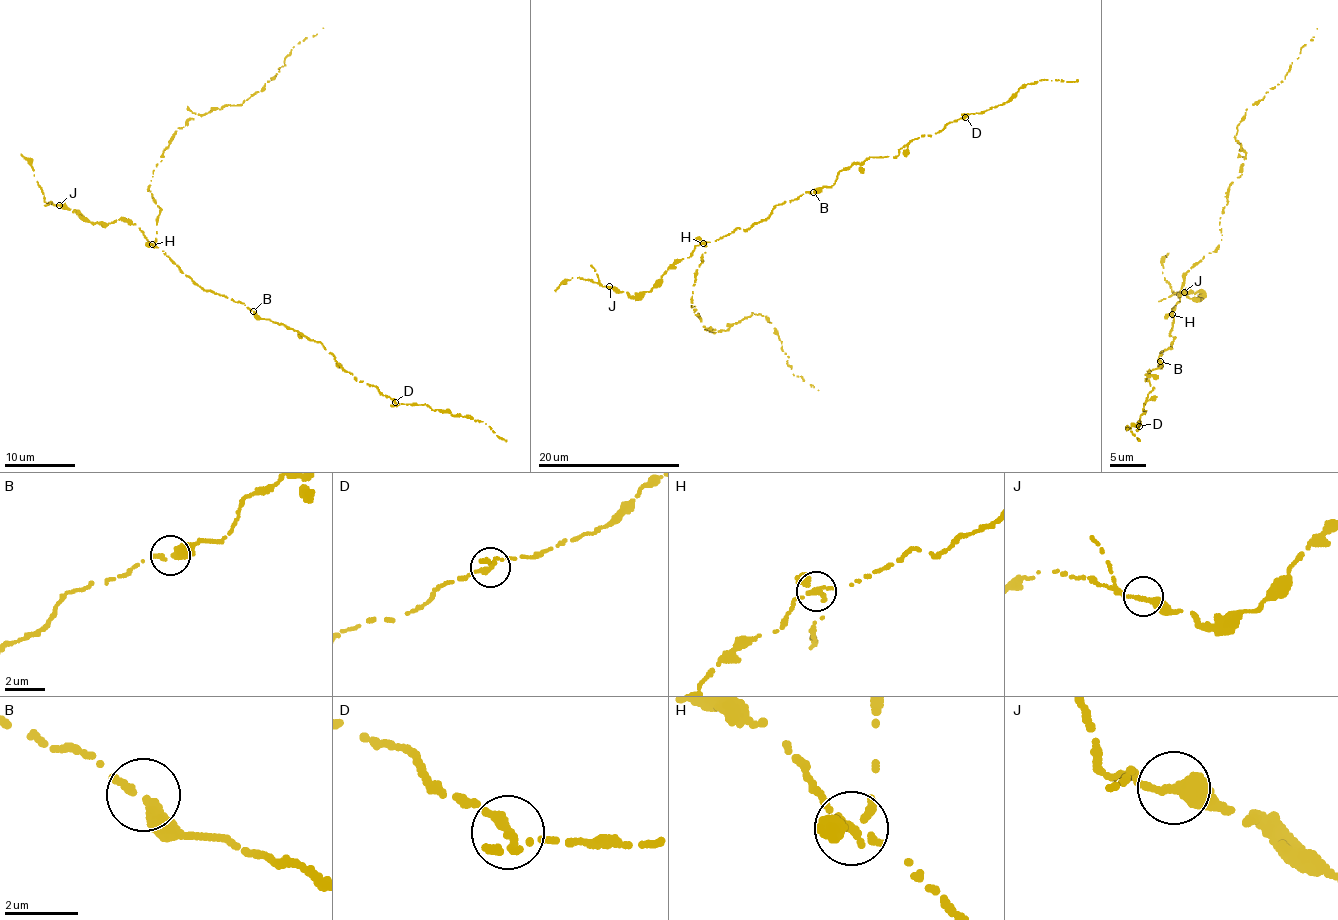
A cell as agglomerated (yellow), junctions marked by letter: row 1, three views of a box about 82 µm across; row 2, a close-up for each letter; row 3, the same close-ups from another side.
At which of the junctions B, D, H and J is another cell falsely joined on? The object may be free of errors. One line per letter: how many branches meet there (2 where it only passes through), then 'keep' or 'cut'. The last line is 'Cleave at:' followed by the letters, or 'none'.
B: 2 branches meet; keep
D: 2 branches meet; keep
H: 2 branches meet; cut
J: 2 branches meet; keep
Cleave at: H

